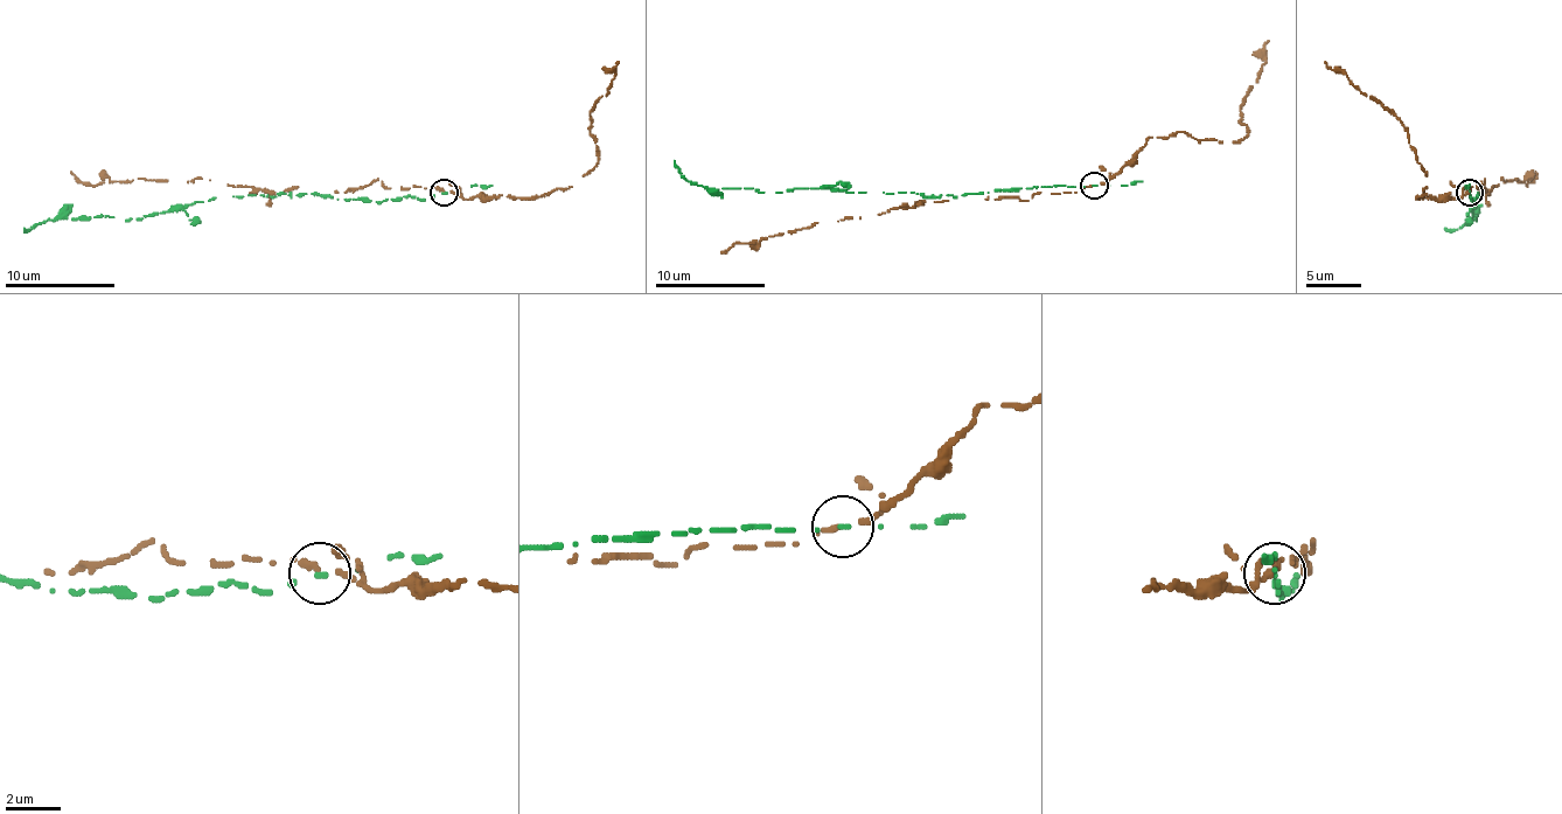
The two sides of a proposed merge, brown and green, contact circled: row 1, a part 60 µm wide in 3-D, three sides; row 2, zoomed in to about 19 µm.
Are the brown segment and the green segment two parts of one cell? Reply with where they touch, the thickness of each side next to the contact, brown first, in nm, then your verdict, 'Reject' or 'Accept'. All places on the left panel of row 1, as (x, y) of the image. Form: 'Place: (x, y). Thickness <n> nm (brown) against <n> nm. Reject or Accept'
Place: (444, 192). Thickness 280 nm (brown) against 150 nm. Reject

